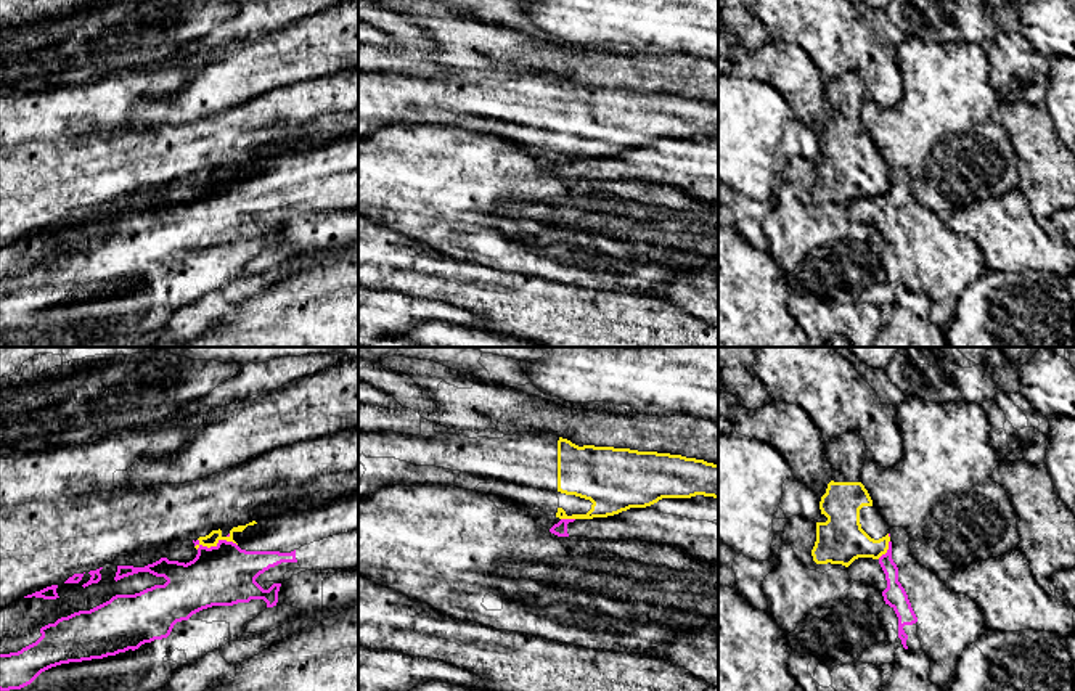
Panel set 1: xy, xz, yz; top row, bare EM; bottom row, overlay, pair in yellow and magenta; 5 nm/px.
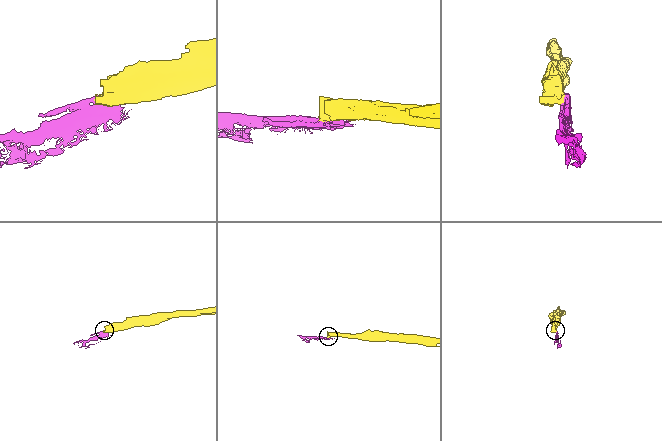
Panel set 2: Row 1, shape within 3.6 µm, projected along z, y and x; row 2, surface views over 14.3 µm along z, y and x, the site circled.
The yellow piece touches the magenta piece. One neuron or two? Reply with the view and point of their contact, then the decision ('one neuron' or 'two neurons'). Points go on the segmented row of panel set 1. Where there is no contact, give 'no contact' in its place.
meets yellow in xy at (216, 543); two neurons

